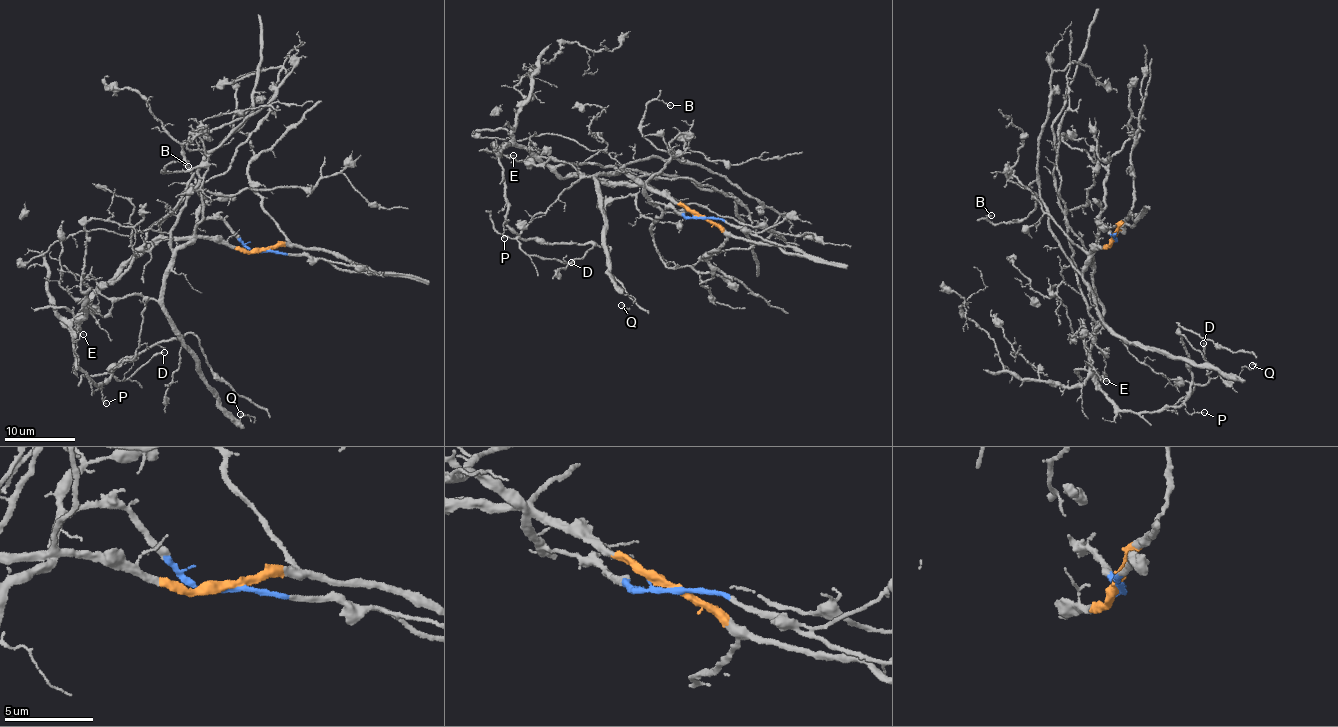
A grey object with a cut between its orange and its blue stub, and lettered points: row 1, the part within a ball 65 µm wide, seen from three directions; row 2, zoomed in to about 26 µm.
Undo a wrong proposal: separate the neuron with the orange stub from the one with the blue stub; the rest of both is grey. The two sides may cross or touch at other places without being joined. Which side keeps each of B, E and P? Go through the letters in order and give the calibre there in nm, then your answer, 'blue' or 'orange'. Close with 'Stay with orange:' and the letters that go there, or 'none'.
B: calibre 110 nm; orange
E: calibre 120 nm; orange
P: calibre 110 nm; orange
Stay with orange: B, E, P

